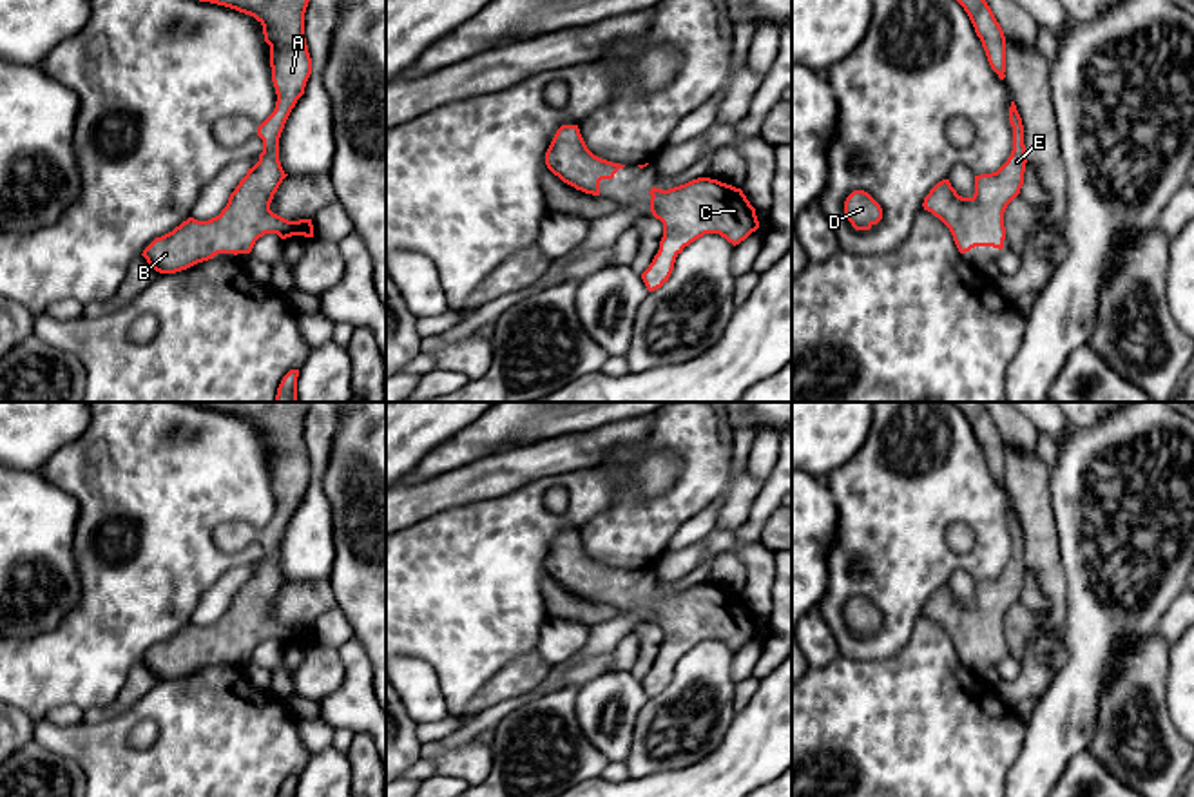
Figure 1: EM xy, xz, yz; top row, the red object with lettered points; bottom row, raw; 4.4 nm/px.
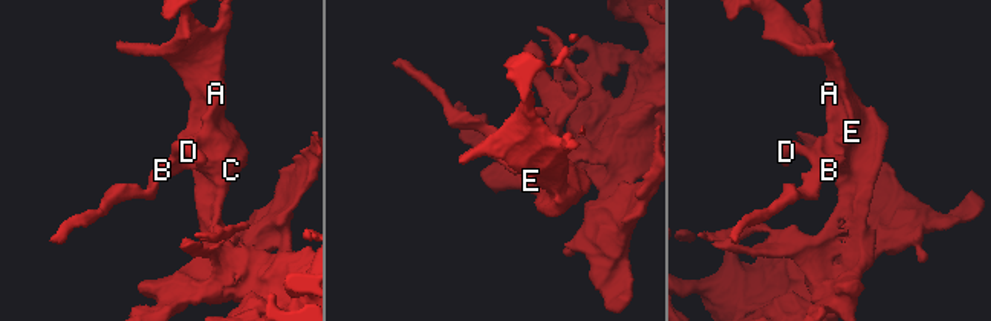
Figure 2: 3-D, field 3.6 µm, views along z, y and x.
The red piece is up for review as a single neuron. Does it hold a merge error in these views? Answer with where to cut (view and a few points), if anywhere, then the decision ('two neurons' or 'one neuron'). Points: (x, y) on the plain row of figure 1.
no cut; one neuron

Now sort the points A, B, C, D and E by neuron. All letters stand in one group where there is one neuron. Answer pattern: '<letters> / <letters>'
A B C D E

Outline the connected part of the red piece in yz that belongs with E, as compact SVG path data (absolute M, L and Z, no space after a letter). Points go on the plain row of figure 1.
M1015 507L1009 513L1009 529L1013 533L1011 562L997 578L975 581L971 603L958 601L949 585L939 587L924 603L924 616L949 634L960 659L975 652L1004 654L1004 618L1020 600L1027 569L1024 531Z

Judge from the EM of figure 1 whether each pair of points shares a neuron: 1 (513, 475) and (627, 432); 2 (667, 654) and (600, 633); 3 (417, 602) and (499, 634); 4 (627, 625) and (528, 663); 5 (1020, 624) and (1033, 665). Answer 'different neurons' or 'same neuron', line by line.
1: same neuron
2: different neurons
3: same neuron
4: different neurons
5: different neurons

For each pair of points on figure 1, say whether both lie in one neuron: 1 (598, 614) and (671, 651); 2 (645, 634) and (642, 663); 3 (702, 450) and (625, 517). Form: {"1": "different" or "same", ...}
{"1": "different", "2": "same", "3": "same"}

